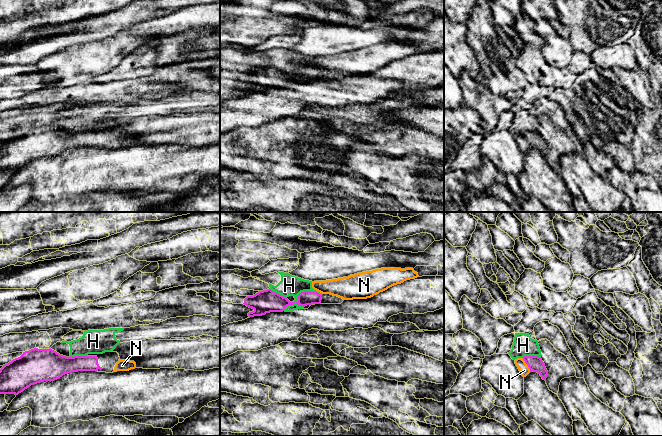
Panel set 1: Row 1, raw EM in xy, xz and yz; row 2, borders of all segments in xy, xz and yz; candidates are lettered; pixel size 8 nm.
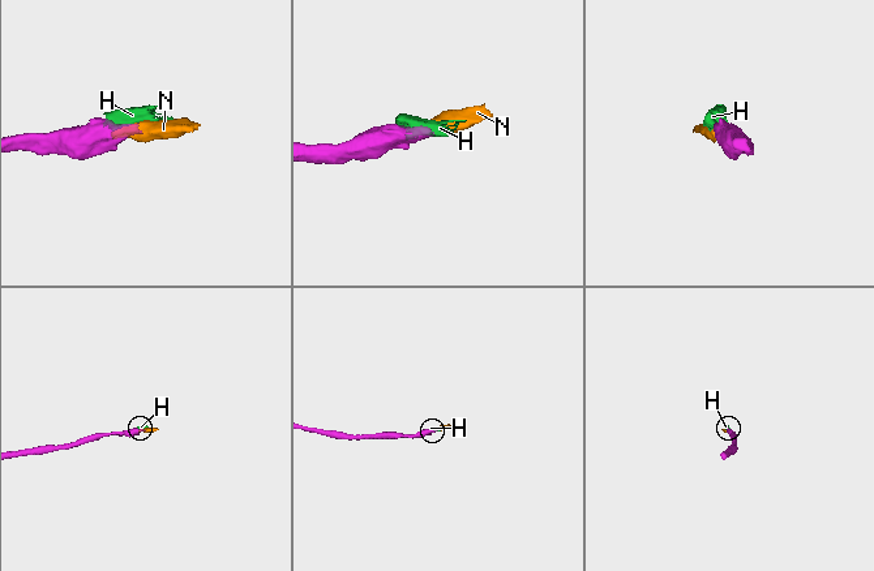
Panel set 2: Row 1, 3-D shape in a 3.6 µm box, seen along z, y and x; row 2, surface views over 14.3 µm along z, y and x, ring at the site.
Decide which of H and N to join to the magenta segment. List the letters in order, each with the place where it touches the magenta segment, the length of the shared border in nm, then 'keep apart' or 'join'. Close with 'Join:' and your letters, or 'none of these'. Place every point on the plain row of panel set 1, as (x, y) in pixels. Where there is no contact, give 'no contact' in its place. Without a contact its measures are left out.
H: xz (300, 69) | 340 nm | keep apart
N: yz (527, 140) | 130 nm | join
Join: N

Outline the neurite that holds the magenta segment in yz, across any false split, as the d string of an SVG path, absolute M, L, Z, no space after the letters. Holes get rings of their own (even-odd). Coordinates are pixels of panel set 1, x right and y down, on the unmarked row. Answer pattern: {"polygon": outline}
{"polygon": "M524 132L523 134L515 135L515 140L523 153L526 153L530 148L533 147L537 148L542 153L542 155L546 157L548 147L540 133Z"}

